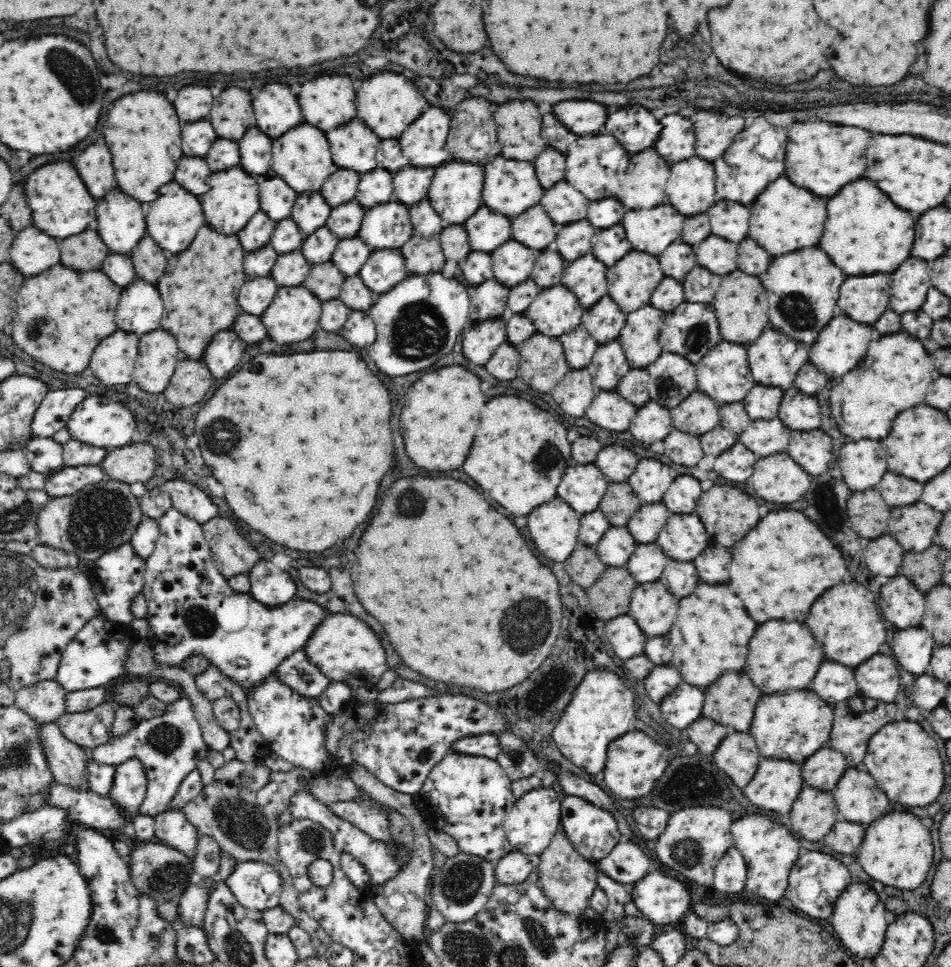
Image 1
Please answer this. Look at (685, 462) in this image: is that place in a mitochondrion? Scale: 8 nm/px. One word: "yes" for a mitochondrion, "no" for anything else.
no

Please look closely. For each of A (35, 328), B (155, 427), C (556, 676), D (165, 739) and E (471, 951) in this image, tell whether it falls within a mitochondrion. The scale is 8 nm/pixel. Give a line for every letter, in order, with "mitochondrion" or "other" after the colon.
A: mitochondrion
B: other
C: mitochondrion
D: mitochondrion
E: mitochondrion

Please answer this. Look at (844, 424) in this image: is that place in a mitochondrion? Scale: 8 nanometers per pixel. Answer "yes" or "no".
no

